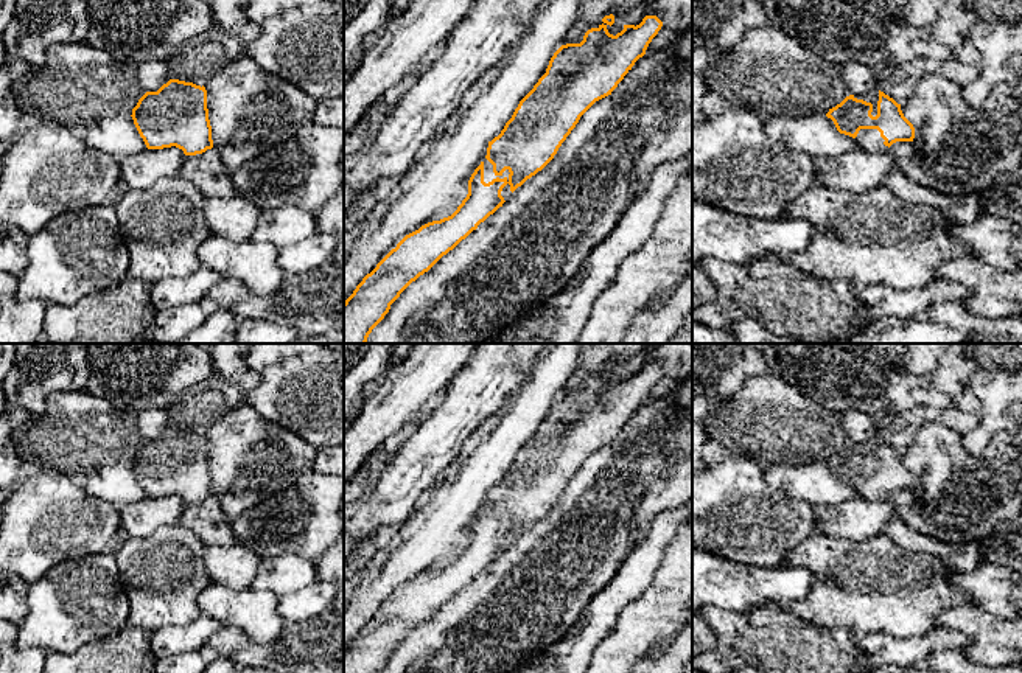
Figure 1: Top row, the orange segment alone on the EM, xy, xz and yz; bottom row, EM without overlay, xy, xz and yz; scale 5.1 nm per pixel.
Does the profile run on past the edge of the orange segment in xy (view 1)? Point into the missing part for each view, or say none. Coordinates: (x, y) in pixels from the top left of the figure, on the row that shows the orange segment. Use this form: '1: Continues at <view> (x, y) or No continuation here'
1: No continuation here

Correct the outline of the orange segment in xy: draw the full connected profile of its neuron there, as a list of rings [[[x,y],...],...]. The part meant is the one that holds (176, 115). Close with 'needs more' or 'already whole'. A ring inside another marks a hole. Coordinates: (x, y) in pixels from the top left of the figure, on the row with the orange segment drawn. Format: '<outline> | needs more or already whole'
[[[170,79],[157,92],[146,92],[131,117],[148,149],[176,146],[196,155],[213,148],[204,85]]] | already whole

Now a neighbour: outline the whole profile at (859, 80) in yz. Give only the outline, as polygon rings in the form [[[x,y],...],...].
[[[846,62],[838,65],[838,70],[851,95],[868,95],[879,89],[877,75],[862,64]]]

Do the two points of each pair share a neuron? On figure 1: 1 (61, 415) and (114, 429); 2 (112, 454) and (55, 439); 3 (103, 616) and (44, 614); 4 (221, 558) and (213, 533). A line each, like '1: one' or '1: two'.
1: one
2: one
3: one
4: two

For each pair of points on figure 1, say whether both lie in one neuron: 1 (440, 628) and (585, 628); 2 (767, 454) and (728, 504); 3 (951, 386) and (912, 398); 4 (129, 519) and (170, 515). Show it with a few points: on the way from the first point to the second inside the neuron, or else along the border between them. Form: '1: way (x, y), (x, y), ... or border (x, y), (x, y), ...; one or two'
1: border (591, 599), (574, 624), (542, 652); two
2: border (745, 456), (762, 468); two
3: border (927, 378), (955, 406); two
4: way (139, 519), (148, 515), (160, 515); one

